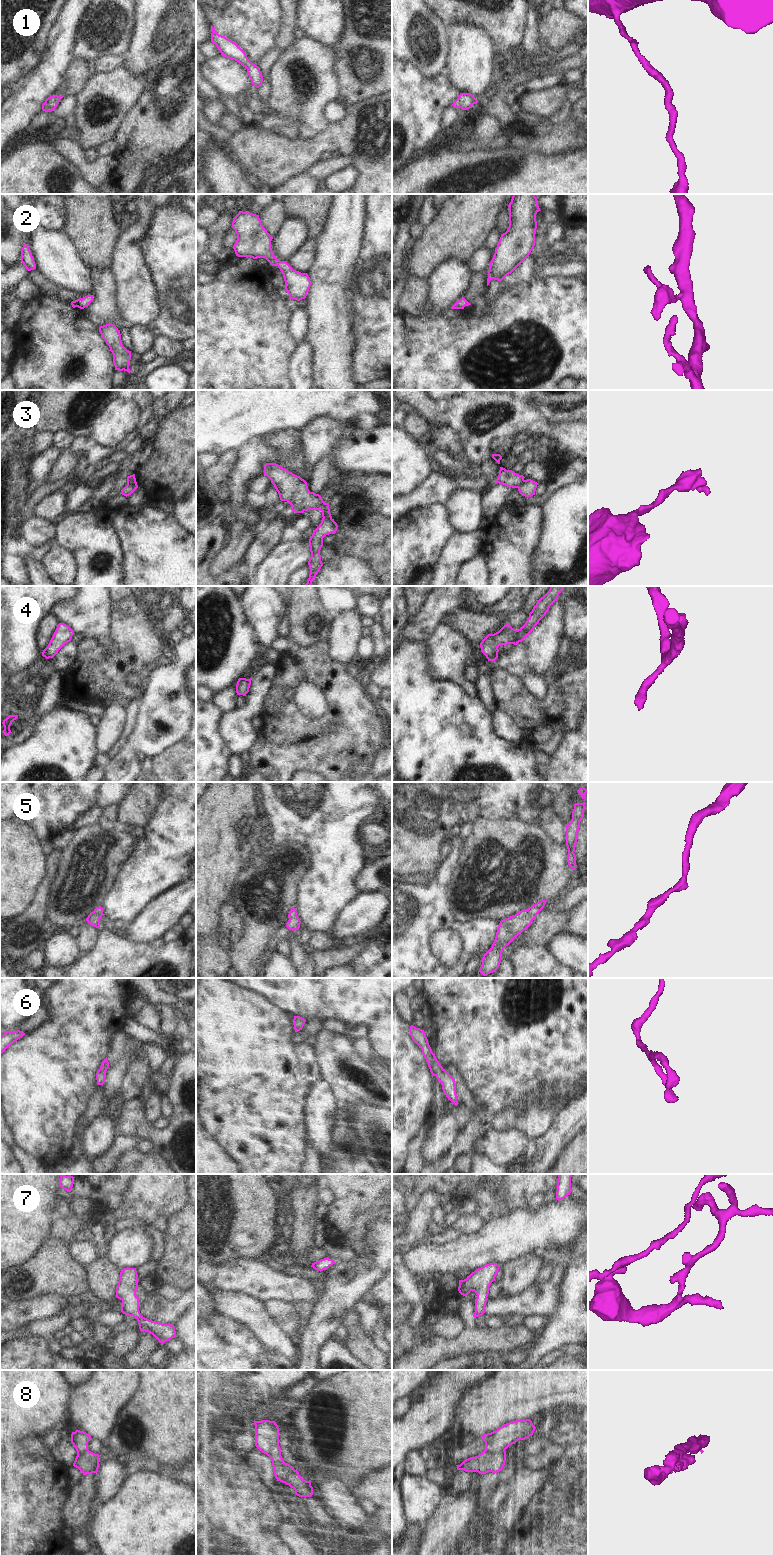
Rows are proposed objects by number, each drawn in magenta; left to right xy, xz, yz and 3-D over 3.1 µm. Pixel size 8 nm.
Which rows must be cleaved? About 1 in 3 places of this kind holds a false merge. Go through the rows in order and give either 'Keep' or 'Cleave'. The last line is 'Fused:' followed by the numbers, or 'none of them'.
1: Keep
2: Keep
3: Cleave
4: Keep
5: Keep
6: Keep
7: Keep
8: Cleave
Fused: 3, 8

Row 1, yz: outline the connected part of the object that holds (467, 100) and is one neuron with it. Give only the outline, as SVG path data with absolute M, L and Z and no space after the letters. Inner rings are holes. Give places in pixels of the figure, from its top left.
M461 93L451 106L454 108L461 108L462 110L468 110L477 103L478 100L472 94Z

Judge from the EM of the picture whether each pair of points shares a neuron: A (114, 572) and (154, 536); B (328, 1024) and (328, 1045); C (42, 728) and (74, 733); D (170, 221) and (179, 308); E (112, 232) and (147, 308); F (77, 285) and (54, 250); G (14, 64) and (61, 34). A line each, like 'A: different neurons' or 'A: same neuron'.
A: different neurons
B: different neurons
C: same neuron
D: same neuron
E: different neurons
F: same neuron
G: different neurons

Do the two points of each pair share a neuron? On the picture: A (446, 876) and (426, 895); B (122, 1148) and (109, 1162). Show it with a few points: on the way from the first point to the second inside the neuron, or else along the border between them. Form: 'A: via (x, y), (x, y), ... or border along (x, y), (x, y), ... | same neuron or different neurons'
A: via (441, 881), (431, 891) | same neuron
B: via (118, 1151), (111, 1158) | same neuron

